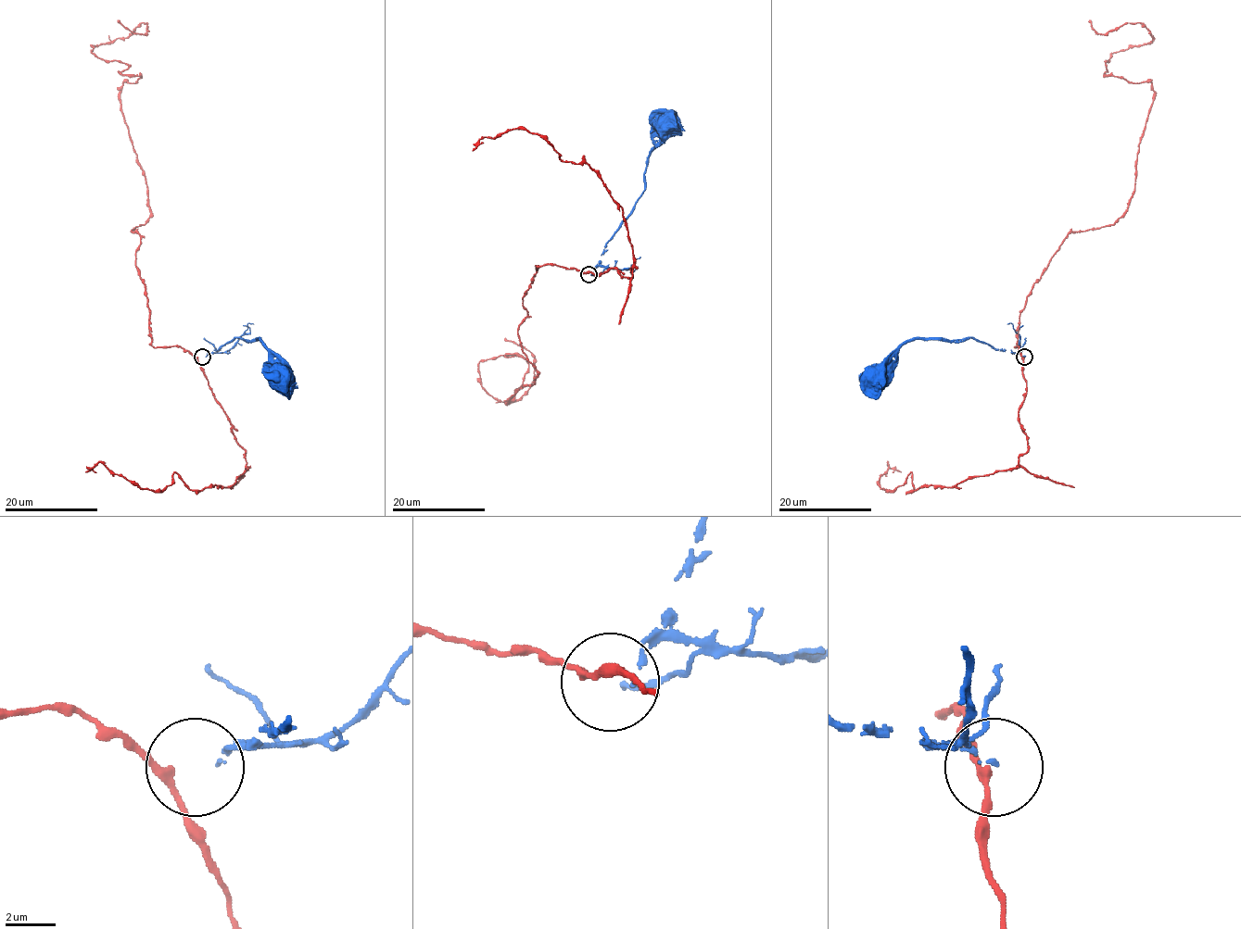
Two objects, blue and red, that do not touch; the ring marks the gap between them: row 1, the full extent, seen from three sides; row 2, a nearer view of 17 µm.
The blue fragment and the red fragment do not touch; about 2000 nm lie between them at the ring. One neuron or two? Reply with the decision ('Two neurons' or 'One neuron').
Two neurons

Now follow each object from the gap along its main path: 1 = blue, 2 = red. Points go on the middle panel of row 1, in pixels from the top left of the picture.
1: (592, 273), (601, 260), (605, 243), (641, 194), (648, 156), (667, 136), (668, 126)
2: (585, 273), (523, 296), (532, 385), (506, 403), (528, 363), (479, 362), (512, 403), (534, 357), (504, 339)

